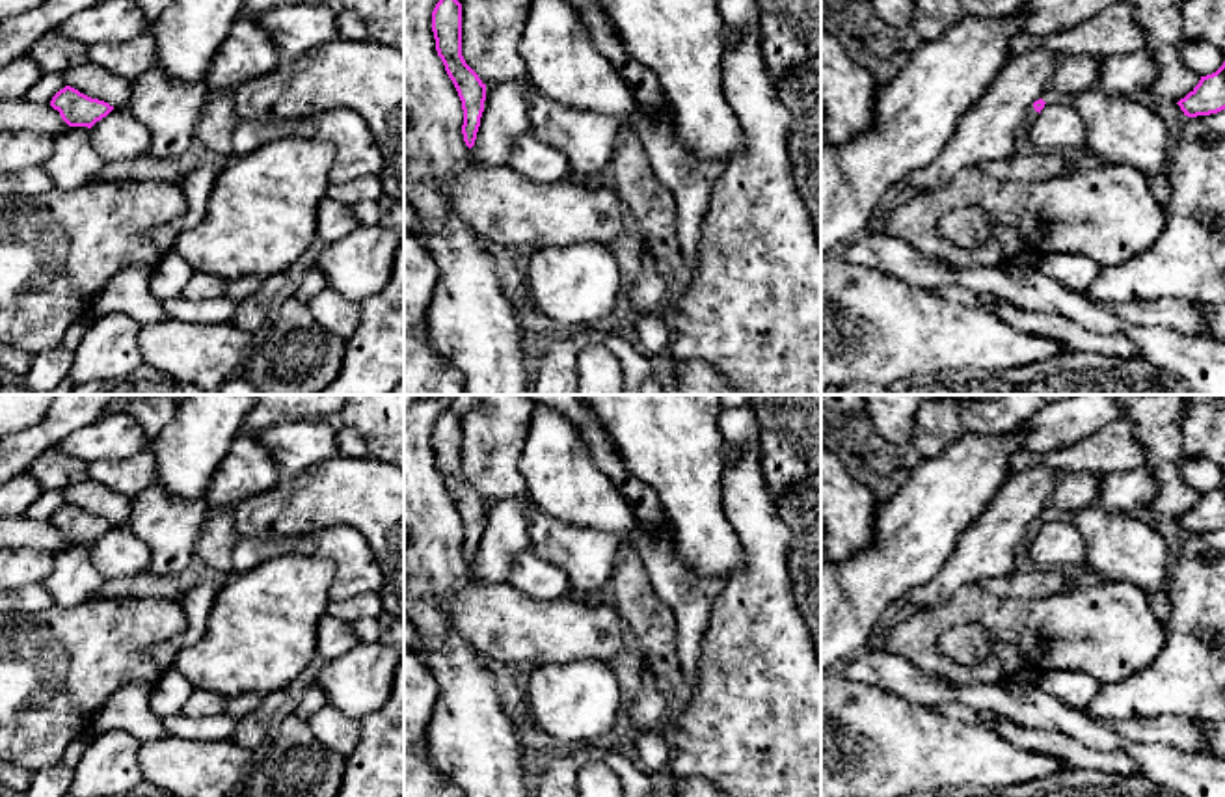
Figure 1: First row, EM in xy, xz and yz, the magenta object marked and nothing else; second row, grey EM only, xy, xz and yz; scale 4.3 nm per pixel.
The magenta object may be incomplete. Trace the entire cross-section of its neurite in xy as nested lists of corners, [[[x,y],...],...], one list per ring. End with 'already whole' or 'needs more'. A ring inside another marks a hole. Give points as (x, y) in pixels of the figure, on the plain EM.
[[[71,503],[60,507],[52,514],[50,523],[60,529],[61,536],[69,544],[88,546],[91,546],[97,538],[101,538],[114,527],[114,523],[110,523],[108,520],[91,516]]] | already whole

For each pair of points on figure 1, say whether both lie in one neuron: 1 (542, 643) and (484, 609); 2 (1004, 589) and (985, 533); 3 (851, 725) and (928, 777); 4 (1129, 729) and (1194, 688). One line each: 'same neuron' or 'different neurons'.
1: same neuron
2: different neurons
3: same neuron
4: different neurons

